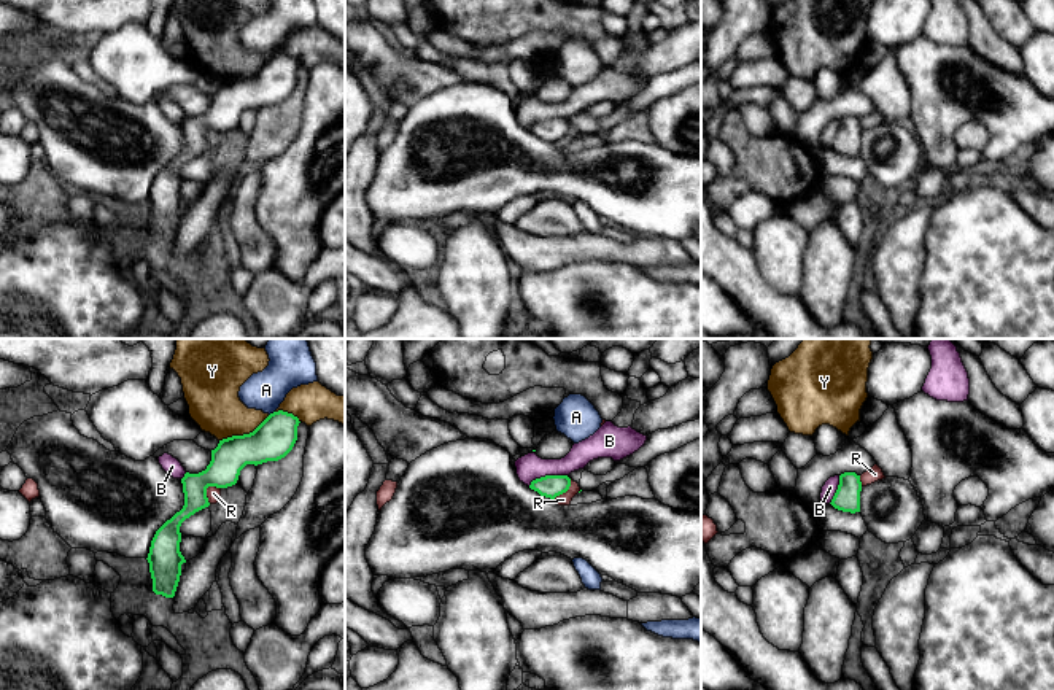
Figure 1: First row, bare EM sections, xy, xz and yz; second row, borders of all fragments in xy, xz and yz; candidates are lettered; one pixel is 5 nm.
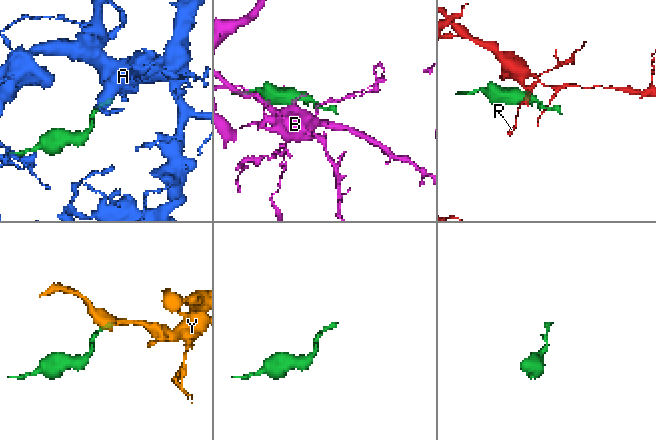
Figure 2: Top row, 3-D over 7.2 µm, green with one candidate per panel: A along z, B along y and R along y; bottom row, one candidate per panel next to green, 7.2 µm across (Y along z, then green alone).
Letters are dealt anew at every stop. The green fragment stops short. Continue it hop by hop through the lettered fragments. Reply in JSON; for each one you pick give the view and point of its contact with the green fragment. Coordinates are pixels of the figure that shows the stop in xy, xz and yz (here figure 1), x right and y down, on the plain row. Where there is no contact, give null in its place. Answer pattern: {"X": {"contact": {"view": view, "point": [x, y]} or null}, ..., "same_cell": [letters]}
{"same_cell": []}

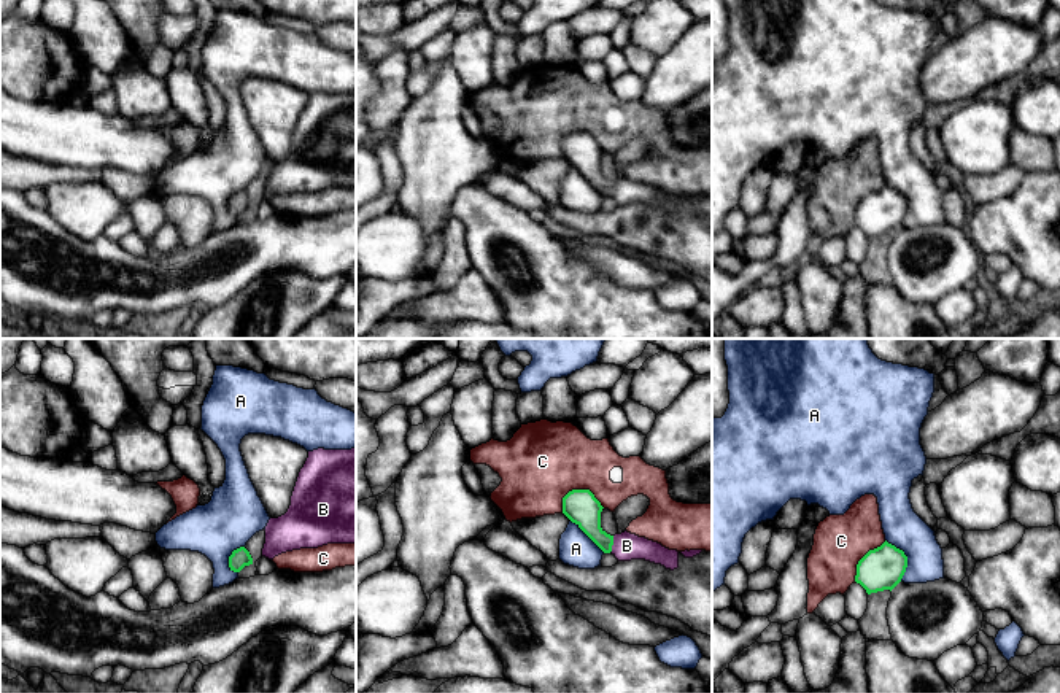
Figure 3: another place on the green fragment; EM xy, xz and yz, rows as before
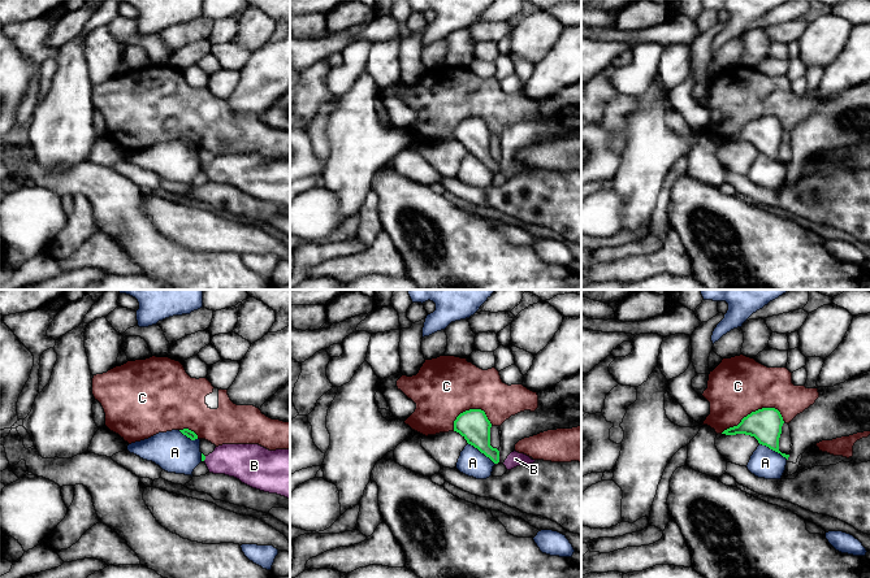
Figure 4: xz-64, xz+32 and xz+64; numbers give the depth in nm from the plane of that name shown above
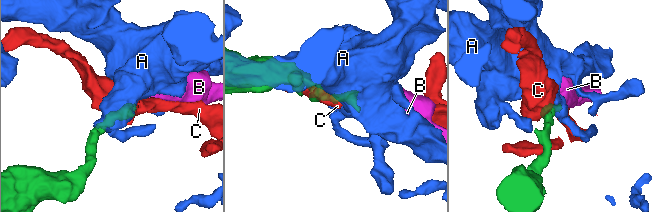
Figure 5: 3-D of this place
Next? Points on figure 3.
{"B": {"contact": {"view": "xz", "point": [612, 188]}}, "same_cell": ["B"]}

